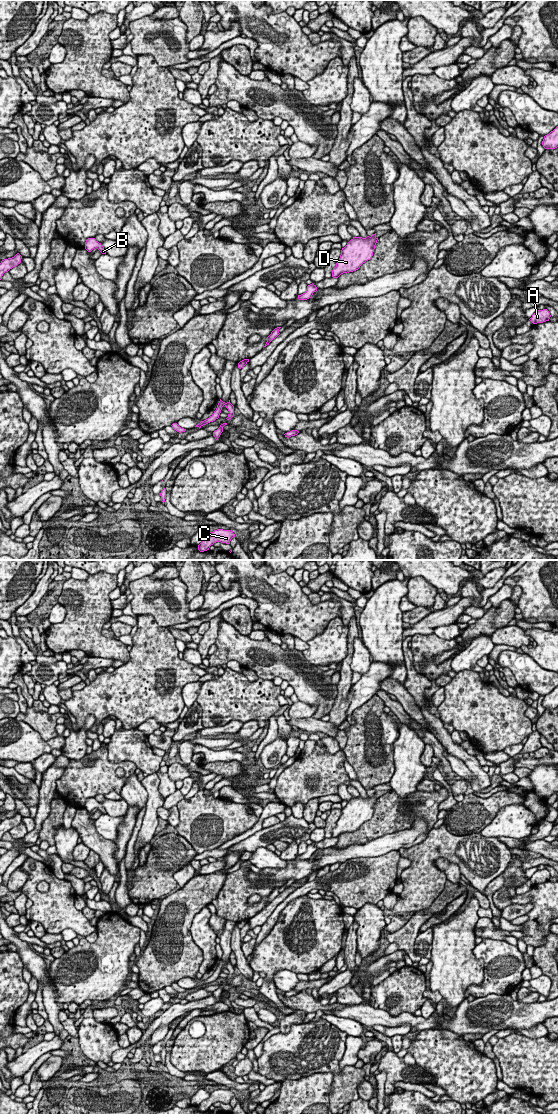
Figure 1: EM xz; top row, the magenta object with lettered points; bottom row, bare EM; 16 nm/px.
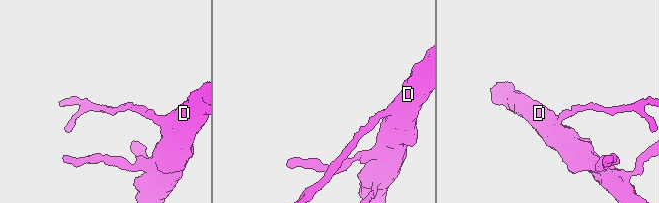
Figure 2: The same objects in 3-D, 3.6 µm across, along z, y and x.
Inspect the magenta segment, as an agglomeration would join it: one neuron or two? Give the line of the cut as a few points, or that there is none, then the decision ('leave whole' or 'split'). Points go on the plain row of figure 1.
cut none; leave whole

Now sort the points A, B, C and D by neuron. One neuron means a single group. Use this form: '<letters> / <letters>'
A B C D

